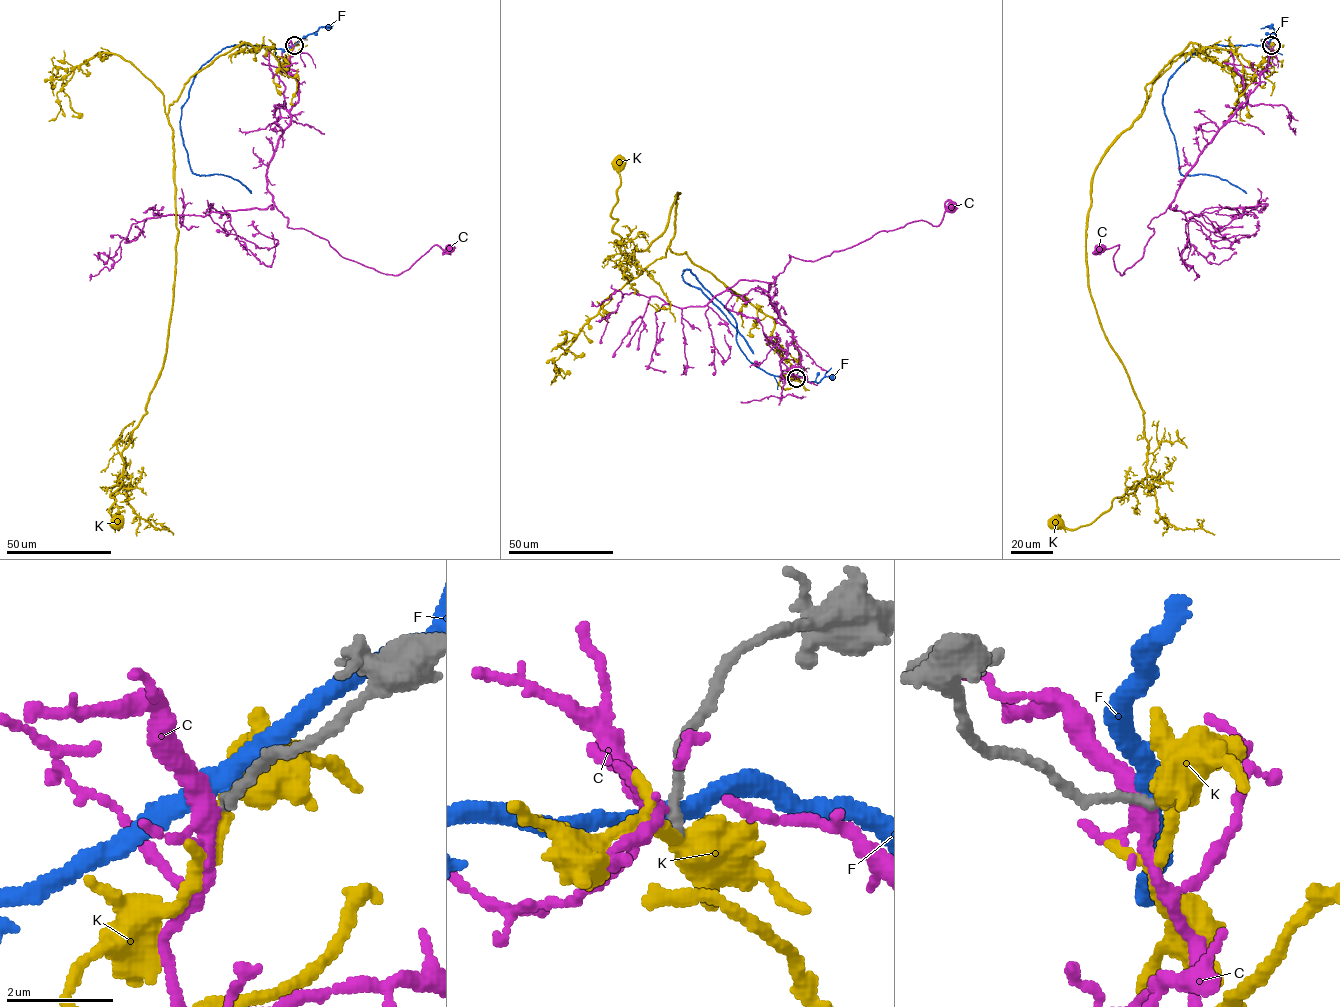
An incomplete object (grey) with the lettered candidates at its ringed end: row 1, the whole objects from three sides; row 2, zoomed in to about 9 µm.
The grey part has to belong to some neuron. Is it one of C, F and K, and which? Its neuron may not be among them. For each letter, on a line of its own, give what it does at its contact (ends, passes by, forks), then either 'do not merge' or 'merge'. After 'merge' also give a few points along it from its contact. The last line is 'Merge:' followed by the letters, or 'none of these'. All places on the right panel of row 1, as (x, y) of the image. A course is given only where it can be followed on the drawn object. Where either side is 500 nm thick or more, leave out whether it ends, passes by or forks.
C: it forks | do not merge
F: it passes by | do not merge
K: it passes by | do not merge
Merge: none of these

